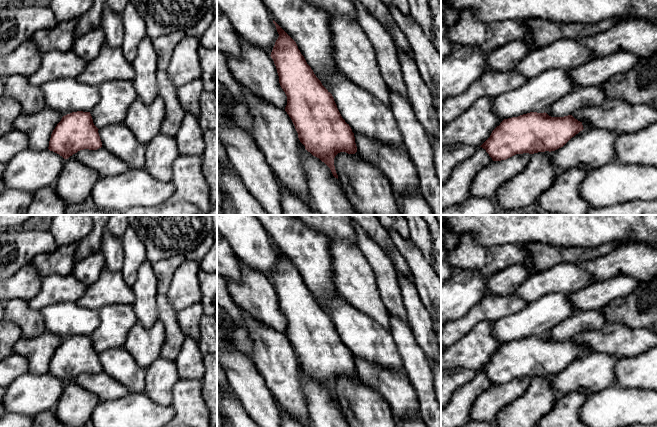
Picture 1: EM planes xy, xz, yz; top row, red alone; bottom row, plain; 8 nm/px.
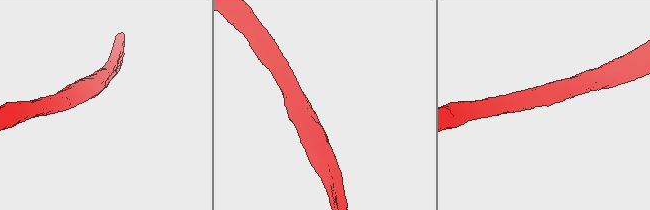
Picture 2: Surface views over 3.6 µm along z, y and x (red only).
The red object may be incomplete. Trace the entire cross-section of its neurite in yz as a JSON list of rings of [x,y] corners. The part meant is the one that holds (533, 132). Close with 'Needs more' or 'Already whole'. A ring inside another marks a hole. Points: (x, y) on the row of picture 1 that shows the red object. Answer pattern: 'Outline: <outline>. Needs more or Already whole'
Outline: [[[530,112],[518,117],[504,119],[480,147],[486,150],[493,161],[501,161],[516,154],[555,151],[563,147],[583,129],[582,122],[575,119],[572,115],[551,117],[545,112]]]. Already whole

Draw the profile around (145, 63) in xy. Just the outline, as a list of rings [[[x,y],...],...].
[[[148,36],[144,37],[138,45],[132,65],[135,71],[134,89],[137,97],[145,104],[151,104],[157,97],[157,60],[152,39]]]

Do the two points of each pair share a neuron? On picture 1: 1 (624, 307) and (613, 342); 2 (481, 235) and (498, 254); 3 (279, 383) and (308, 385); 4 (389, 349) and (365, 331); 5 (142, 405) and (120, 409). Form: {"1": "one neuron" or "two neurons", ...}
{"1": "two neurons", "2": "two neurons", "3": "two neurons", "4": "one neuron", "5": "one neuron"}

